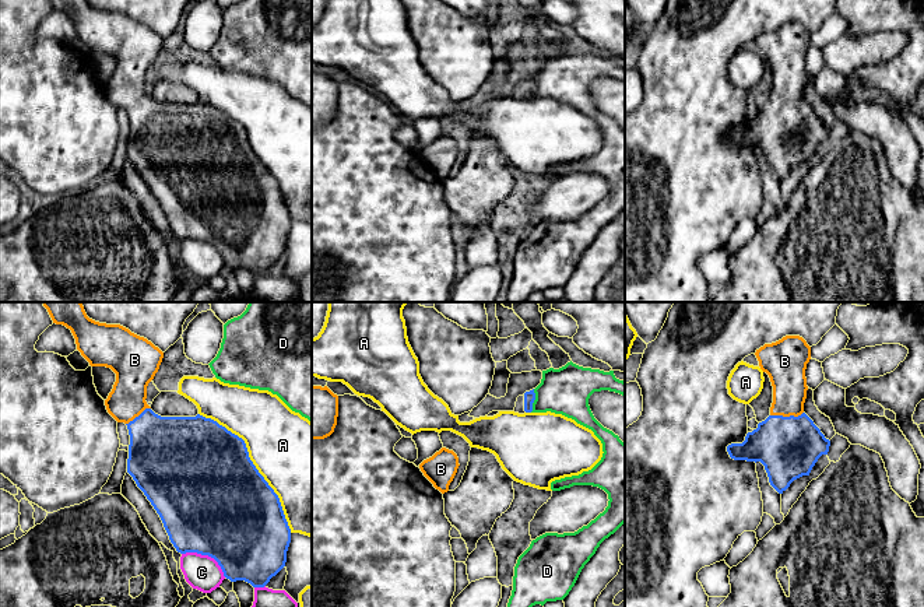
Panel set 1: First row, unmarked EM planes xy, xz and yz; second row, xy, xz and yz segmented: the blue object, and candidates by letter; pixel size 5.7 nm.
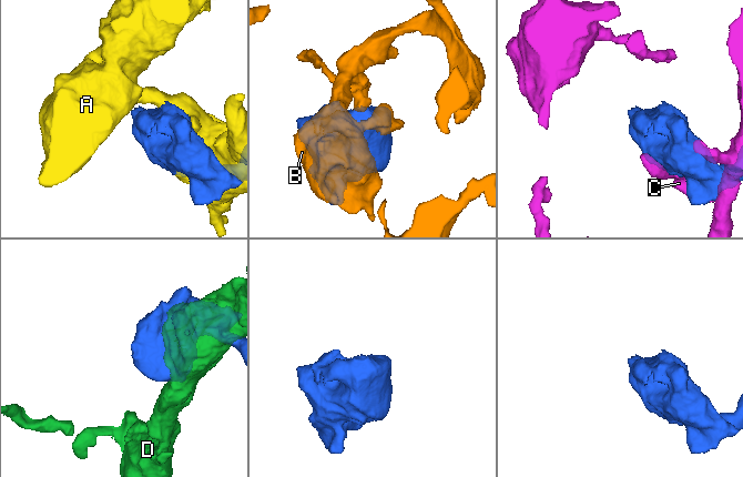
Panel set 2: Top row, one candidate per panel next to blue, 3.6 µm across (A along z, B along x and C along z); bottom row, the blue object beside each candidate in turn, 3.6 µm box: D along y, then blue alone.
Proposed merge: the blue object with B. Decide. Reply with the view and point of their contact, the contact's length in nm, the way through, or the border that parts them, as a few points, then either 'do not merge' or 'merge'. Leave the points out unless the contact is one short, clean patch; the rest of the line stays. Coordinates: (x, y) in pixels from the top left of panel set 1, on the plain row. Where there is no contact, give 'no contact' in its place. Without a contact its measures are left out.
yz (786, 104) | 190 nm | across yz (787, 133), (786, 104), (787, 60) | merge

